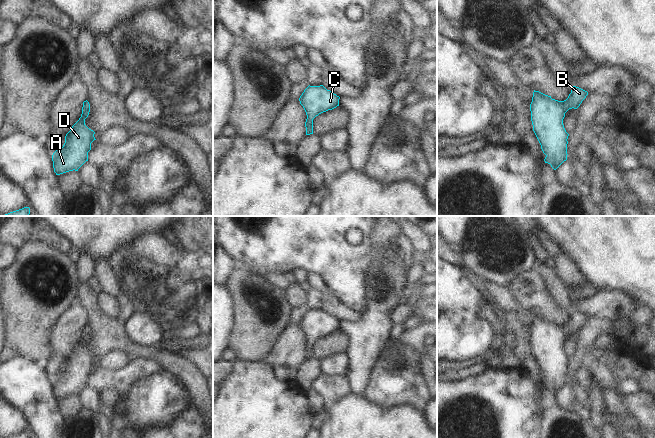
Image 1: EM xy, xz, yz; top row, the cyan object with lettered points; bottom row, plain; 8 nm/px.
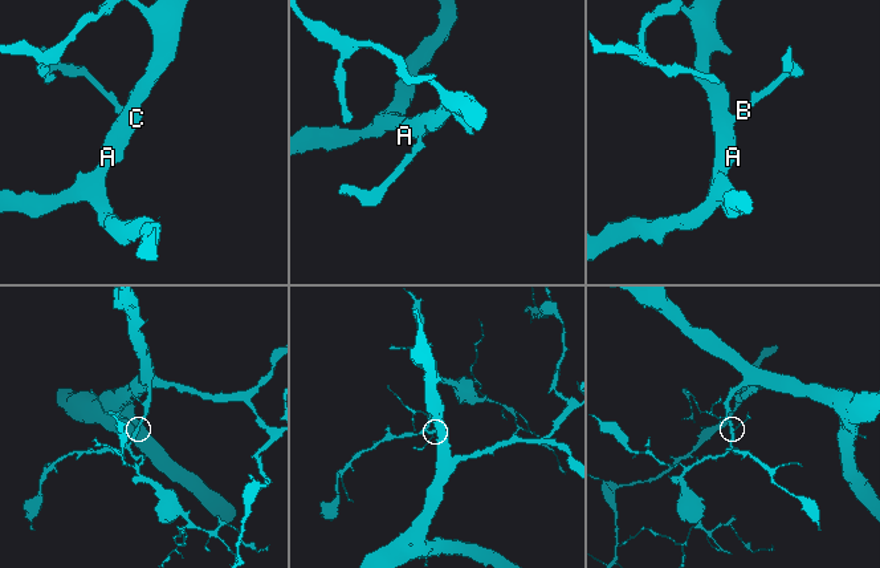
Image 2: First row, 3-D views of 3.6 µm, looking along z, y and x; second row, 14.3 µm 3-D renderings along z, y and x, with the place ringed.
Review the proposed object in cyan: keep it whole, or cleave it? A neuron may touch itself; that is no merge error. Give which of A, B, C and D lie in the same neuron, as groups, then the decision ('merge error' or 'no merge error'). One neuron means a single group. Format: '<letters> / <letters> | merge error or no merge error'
A B C D | no merge error

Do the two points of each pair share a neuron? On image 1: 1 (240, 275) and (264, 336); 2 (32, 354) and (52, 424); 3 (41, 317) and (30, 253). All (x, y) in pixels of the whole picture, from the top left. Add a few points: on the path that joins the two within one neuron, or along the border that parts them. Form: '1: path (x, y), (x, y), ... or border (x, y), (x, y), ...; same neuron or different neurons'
1: path (239, 290), (240, 295), (254, 312), (258, 321); same neuron
2: border (14, 355), (25, 356), (34, 362); different neurons
3: path (31, 301), (15, 279), (17, 269); same neuron

